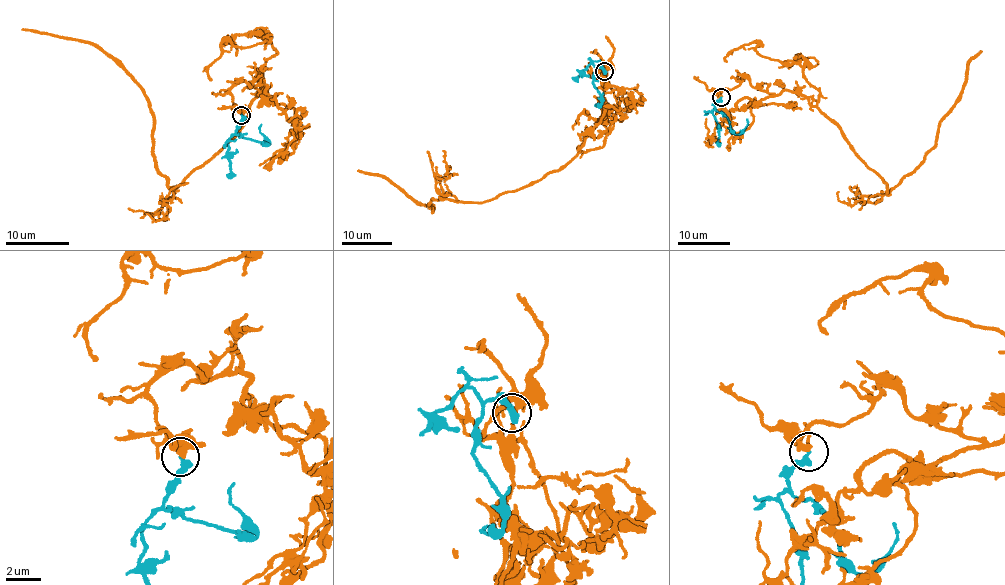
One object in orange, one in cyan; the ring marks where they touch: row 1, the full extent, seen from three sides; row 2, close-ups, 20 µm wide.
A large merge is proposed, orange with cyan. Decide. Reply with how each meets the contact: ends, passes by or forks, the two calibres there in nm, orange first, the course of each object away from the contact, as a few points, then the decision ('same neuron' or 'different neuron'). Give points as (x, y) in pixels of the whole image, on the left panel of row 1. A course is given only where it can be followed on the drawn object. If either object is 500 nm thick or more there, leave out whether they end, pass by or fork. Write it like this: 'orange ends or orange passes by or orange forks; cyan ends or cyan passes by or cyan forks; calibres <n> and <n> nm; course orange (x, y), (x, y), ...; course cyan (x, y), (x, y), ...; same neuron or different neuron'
orange passes by; cyan ends; calibres 280 and 400 nm; course orange (241, 115), (229, 90), (262, 73), (247, 119), (172, 187), (123, 68), (21, 30); course cyan (241, 115), (236, 133), (268, 145), (259, 129), (261, 124); different neuron

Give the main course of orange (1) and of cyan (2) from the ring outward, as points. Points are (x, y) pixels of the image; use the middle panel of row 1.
1: (604, 70), (594, 77), (601, 120), (577, 154), (496, 198), (433, 198), (431, 211), (382, 176), (357, 171)
2: (604, 70), (596, 68), (593, 82), (601, 102), (595, 105), (599, 103)

